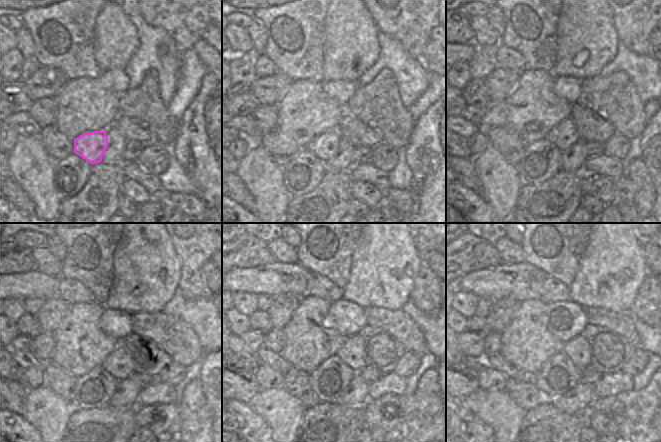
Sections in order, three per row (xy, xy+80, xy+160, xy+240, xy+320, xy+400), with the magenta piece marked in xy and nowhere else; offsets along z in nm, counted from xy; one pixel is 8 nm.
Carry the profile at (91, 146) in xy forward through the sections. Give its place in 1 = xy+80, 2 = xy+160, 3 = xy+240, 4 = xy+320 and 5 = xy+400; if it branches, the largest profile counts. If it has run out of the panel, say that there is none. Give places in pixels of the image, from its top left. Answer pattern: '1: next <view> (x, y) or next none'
1: next xy+80 (324, 146)
2: next xy+160 (565, 135)
3: next xy+240 (120, 364)
4: next xy+320 (351, 352)
5: next xy+400 (578, 349)

